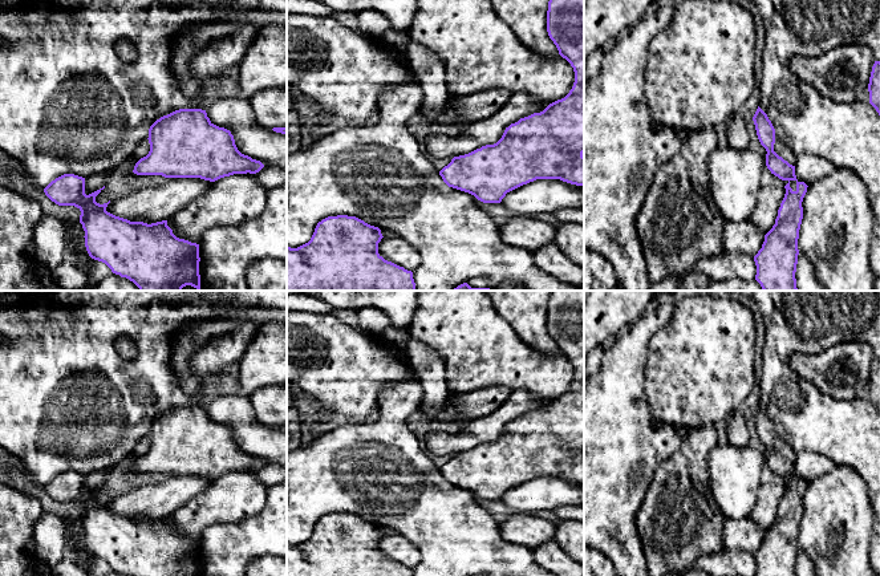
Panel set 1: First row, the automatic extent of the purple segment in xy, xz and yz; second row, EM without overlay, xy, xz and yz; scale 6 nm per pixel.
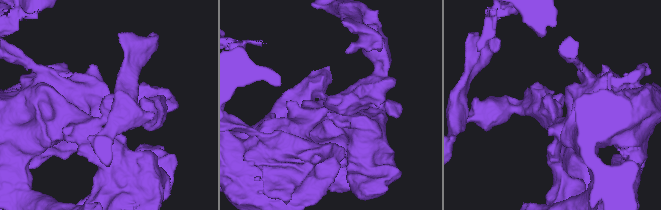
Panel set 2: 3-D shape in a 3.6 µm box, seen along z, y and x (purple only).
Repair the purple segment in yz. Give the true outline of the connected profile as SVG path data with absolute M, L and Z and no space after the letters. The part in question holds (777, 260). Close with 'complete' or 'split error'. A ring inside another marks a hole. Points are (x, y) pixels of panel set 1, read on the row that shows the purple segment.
M759 106L753 121L758 139L767 151L767 169L779 179L788 182L784 186L786 194L778 210L775 224L765 235L762 248L754 256L755 280L763 291L798 291L795 279L799 255L798 239L803 219L802 202L808 186L796 179L795 166L774 151L775 129Z | complete

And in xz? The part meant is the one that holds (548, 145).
M550 0L547 32L559 54L573 68L572 89L543 111L511 123L496 143L454 157L439 171L449 187L469 192L483 203L500 203L507 192L536 179L584 186L584 0Z | complete

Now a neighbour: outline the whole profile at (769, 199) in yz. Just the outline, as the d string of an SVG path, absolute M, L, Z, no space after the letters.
M761 187L757 196L757 206L751 211L750 220L762 234L767 234L775 224L778 210L784 198L786 188L782 187Z

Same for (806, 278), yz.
M803 253L798 255L795 279L798 291L824 291L816 277L815 267Z

